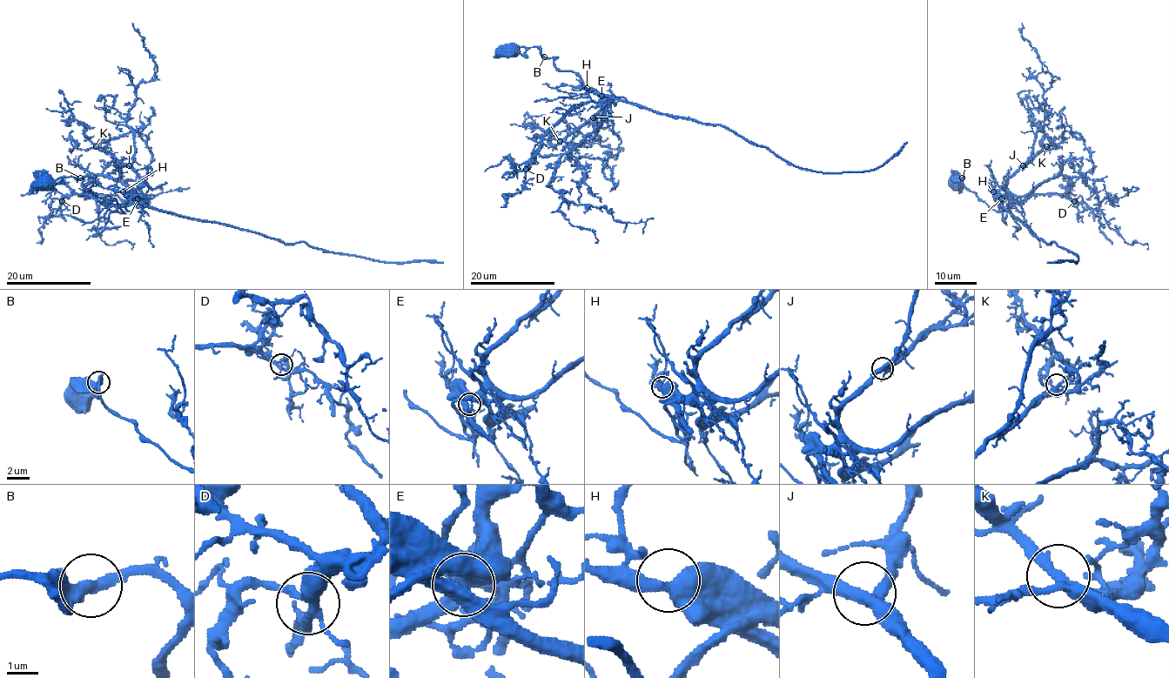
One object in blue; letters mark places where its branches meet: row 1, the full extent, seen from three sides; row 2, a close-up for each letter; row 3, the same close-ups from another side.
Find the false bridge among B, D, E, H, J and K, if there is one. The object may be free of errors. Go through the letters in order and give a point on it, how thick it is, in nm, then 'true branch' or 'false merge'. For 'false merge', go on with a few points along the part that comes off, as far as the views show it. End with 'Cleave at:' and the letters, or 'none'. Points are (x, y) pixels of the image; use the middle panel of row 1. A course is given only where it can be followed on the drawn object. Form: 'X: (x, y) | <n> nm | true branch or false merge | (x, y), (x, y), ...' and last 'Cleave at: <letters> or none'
B: (544, 57) | 340 nm | true branch
D: (526, 169) | 280 nm | true branch
E: (601, 96) | 480 nm | true branch
H: (587, 88) | 480 nm | true branch
J: (593, 117) | 360 nm | true branch
K: (560, 141) | 280 nm | true branch
Cleave at: none

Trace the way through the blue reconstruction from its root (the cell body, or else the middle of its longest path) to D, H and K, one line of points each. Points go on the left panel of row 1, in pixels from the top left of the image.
D: (46, 182), (90, 177), (90, 191), (109, 196), (118, 212), (137, 197), (125, 205), (85, 194), (62, 201)
H: (46, 182), (90, 177), (93, 180), (90, 191), (109, 196), (124, 211), (118, 212), (128, 198), (123, 191)
K: (46, 182), (90, 177), (90, 191), (109, 196), (124, 211), (117, 209), (139, 193), (139, 177), (96, 146)

